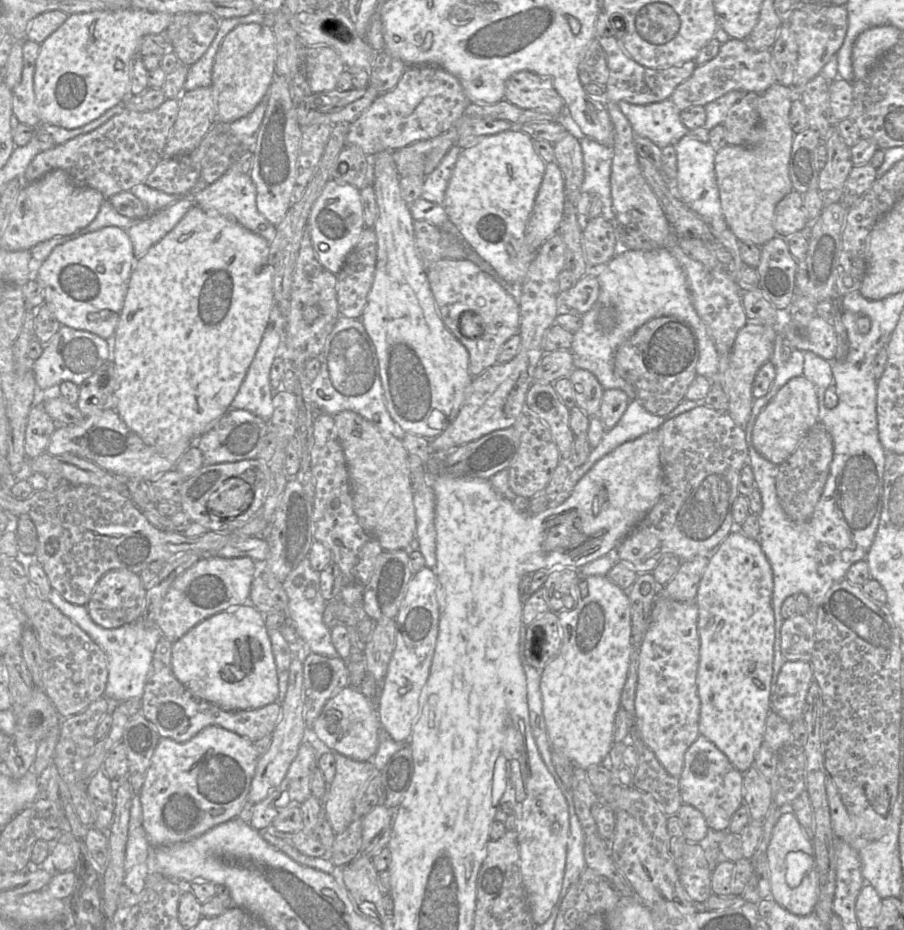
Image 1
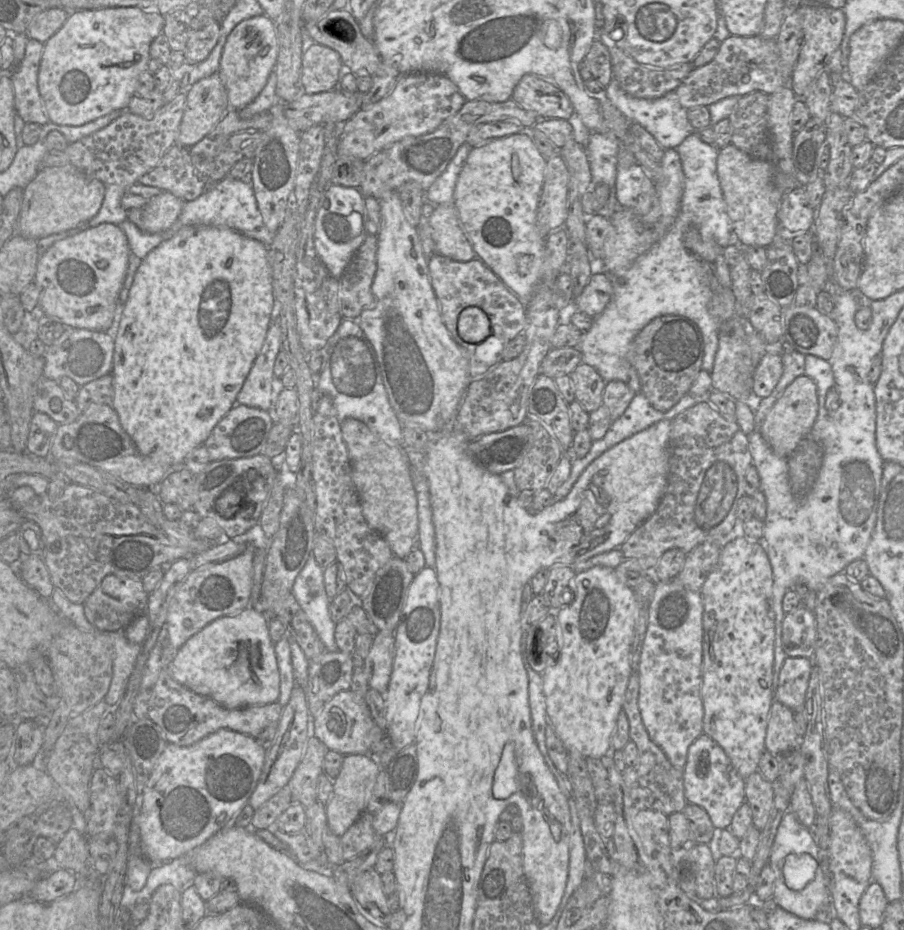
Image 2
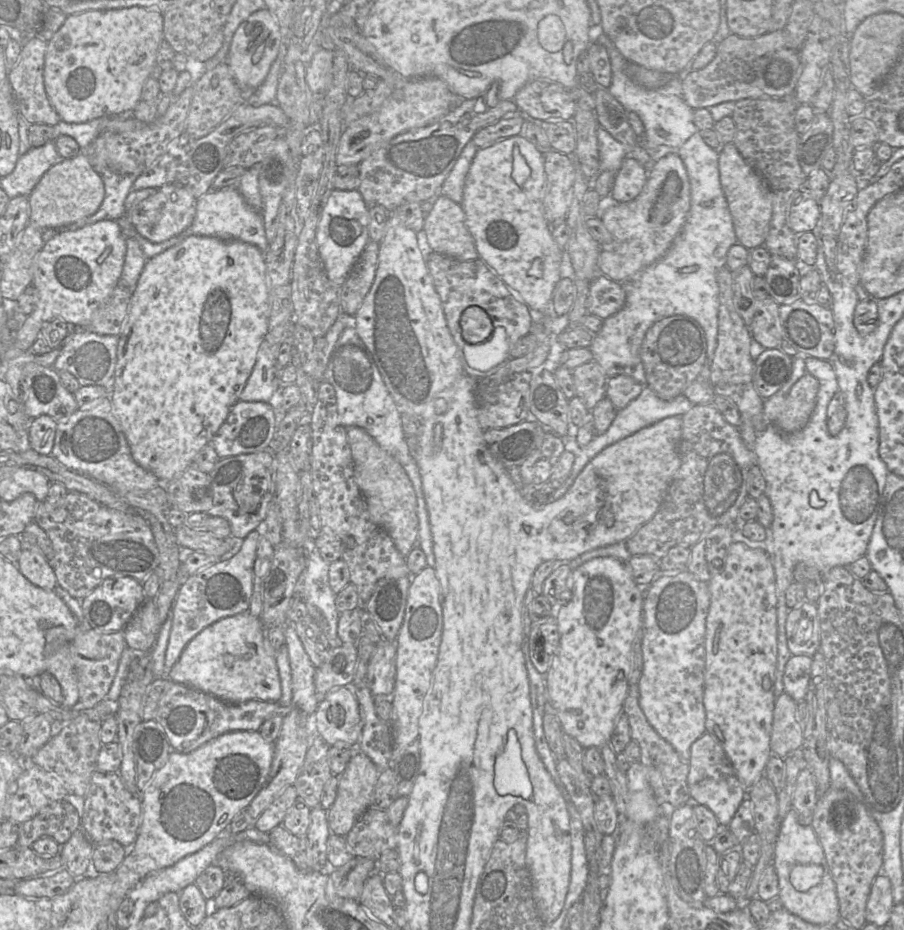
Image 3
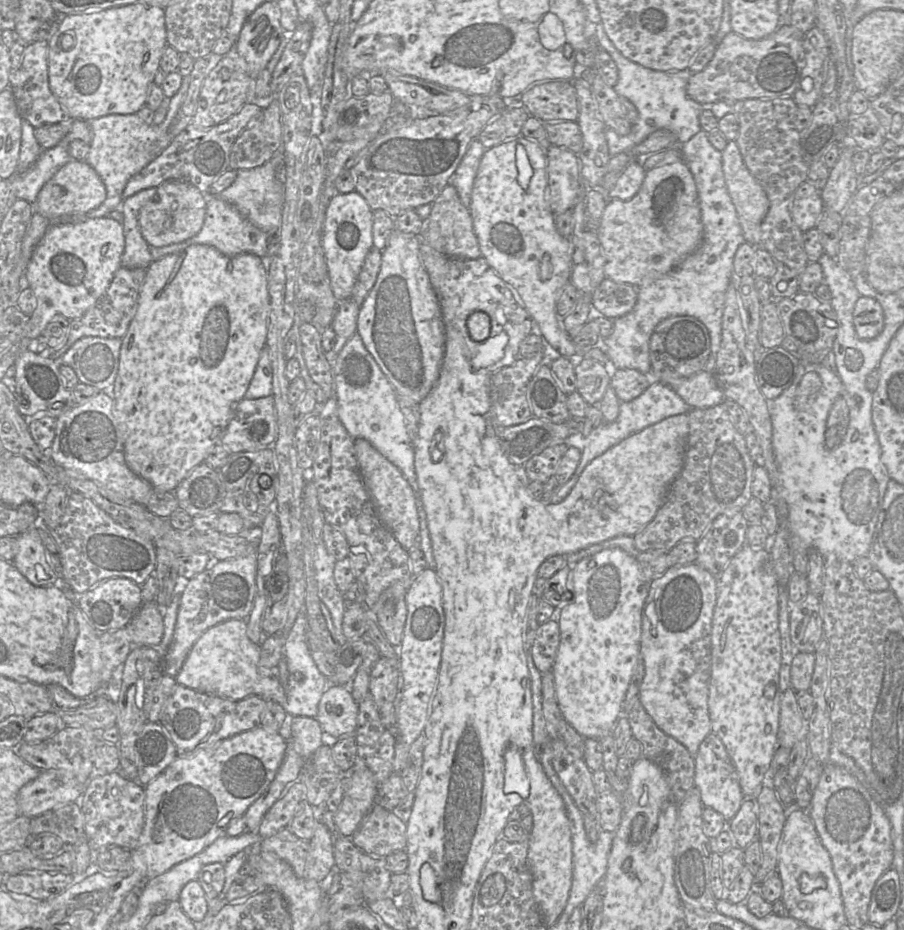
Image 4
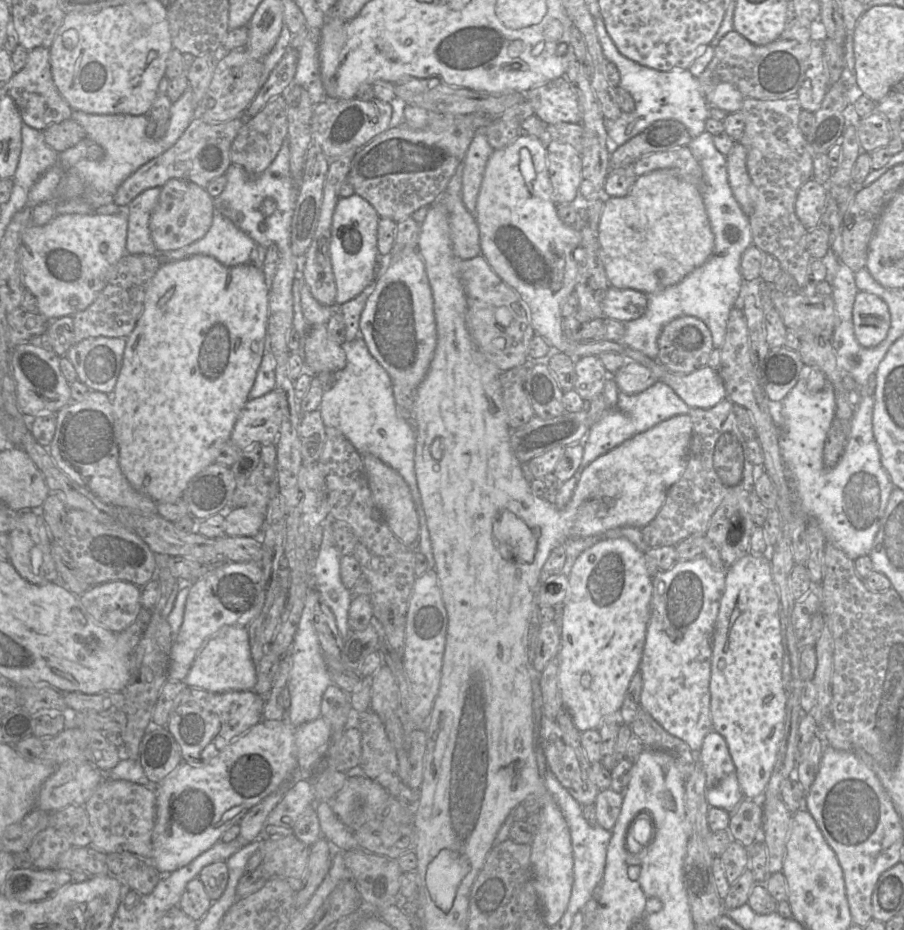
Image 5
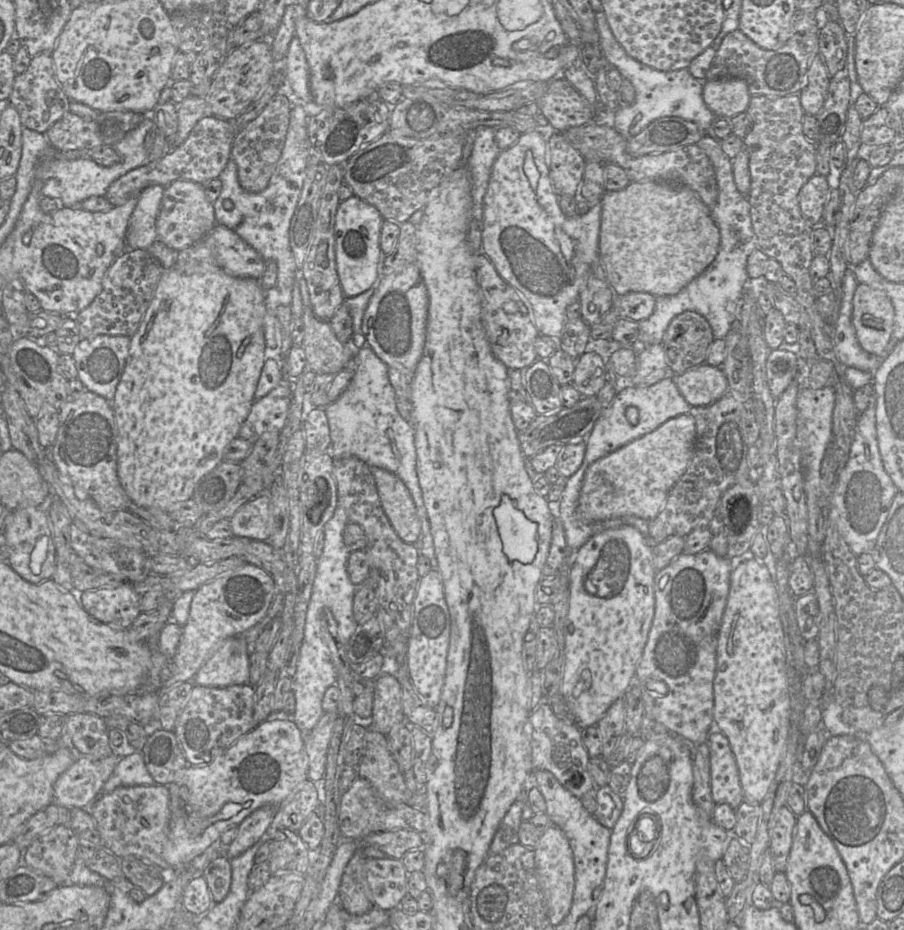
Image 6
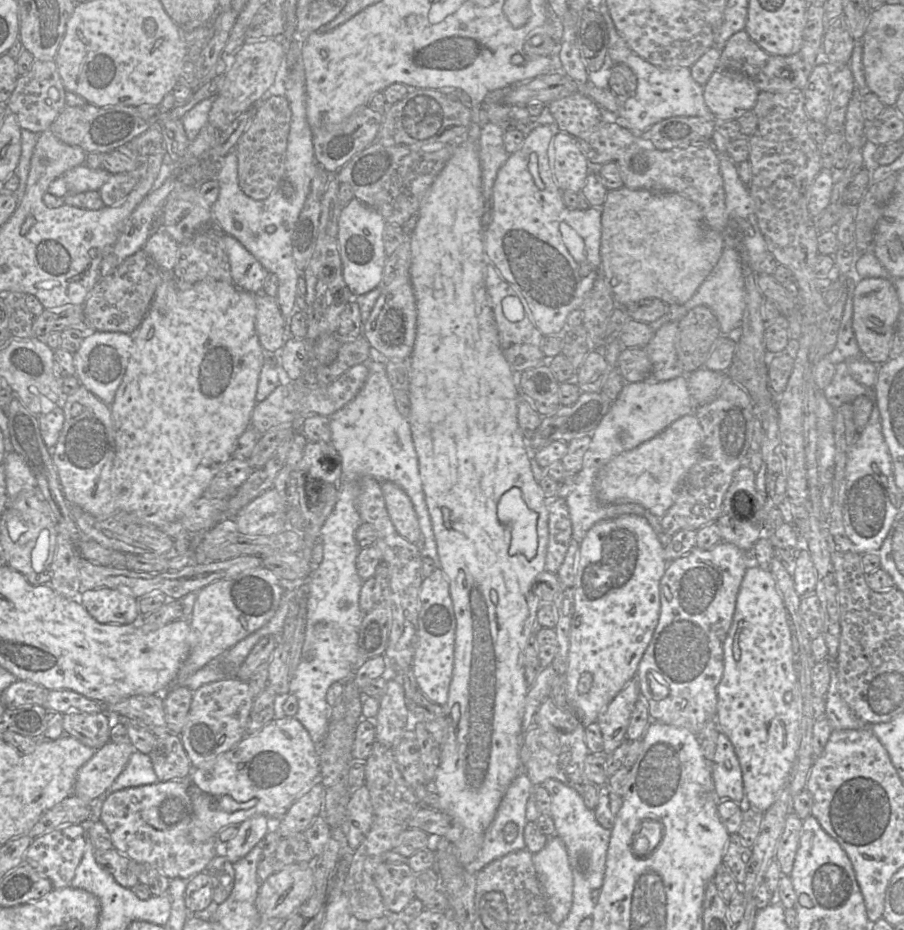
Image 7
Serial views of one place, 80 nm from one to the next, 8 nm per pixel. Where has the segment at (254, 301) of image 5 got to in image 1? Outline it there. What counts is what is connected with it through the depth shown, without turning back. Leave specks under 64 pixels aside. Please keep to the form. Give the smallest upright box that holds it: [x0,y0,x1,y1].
[111,207,274,446]

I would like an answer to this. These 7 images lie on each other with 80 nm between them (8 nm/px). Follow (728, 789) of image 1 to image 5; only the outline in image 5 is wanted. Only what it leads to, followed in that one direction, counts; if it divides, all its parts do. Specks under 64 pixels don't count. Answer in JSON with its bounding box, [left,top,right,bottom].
[696,730,744,813]

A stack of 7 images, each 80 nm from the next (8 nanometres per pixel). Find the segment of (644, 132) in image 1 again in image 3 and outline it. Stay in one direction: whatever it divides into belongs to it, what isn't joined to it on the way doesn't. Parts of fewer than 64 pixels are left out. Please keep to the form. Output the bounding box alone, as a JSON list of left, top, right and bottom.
[594,30,698,162]

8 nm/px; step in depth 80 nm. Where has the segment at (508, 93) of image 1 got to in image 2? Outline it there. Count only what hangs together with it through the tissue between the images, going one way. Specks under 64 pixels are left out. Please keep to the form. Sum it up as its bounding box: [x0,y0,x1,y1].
[511,74,575,120]

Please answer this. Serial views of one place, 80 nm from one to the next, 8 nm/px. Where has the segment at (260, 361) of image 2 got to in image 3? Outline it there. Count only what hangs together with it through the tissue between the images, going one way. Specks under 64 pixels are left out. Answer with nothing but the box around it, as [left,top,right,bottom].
[239,339,281,402]

